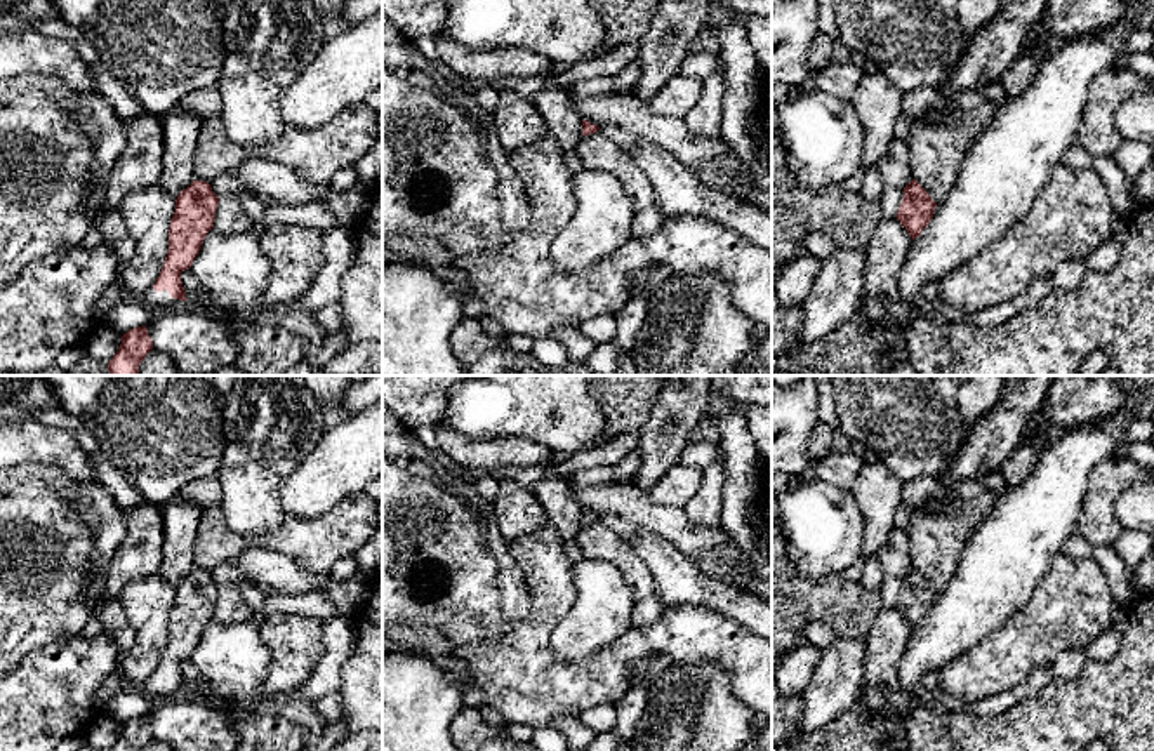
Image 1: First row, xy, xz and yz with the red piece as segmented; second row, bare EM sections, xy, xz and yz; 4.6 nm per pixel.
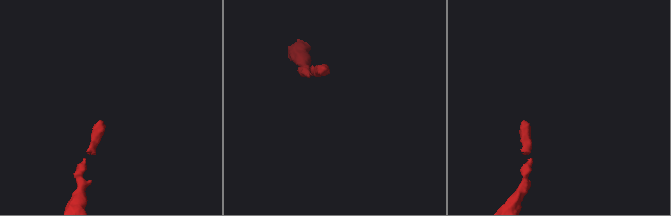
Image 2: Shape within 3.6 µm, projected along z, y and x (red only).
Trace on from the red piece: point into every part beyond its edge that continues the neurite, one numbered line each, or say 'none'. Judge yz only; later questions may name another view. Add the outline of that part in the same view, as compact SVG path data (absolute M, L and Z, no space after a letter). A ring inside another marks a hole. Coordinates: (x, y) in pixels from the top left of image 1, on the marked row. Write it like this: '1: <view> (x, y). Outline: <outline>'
none

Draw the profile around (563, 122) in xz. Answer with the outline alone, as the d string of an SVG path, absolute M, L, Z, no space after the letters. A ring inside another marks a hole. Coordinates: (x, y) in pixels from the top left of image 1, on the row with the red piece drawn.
M553 76L546 80L547 85L534 94L532 103L544 116L547 132L561 151L575 151L582 137L582 116L572 106L567 89Z

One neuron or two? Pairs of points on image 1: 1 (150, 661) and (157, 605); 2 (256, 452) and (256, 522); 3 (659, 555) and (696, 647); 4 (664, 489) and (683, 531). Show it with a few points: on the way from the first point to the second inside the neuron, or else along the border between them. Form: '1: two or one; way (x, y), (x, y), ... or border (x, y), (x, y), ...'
1: one; way (150, 647), (150, 619)
2: one; way (256, 470), (256, 505)
3: two; border (664, 605), (703, 605), (720, 614)
4: two; border (647, 494), (659, 505), (682, 508)

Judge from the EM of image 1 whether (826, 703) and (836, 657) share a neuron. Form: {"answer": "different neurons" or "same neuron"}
{"answer": "same neuron"}

